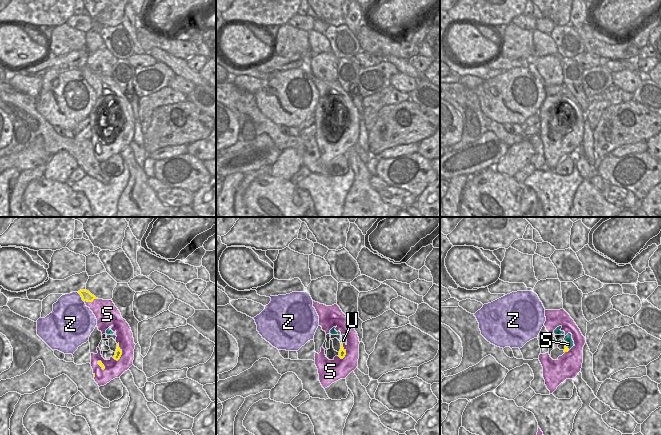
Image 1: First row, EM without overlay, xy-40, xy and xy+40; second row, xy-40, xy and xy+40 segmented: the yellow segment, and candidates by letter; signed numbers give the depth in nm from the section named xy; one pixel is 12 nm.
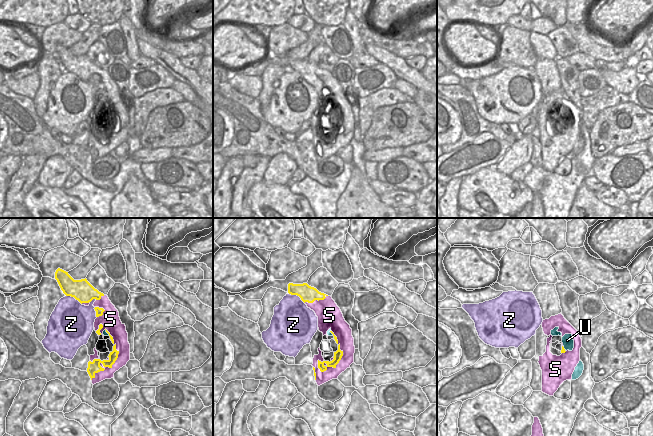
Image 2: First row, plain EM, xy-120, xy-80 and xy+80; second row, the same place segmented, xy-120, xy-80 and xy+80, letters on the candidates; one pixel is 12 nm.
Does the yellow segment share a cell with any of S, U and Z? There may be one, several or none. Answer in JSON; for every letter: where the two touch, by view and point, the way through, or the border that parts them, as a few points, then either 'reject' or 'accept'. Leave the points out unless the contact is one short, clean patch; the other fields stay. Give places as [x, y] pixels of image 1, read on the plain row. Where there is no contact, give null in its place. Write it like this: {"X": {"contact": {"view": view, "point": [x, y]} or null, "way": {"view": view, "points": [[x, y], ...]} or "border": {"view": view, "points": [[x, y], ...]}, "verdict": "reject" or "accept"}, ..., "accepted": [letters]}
{"S": {"contact": {"view": "xy-40", "point": [121, 128]}, "verdict": "accept"}, "U": {"contact": {"view": "xy+40", "point": [567, 123]}, "border": {"view": "xy+40", "points": [[567, 122], [568, 124]]}, "verdict": "reject"}, "Z": {"contact": {"view": "xy-40", "point": [81, 72]}, "verdict": "reject"}, "accepted": ["S"]}

